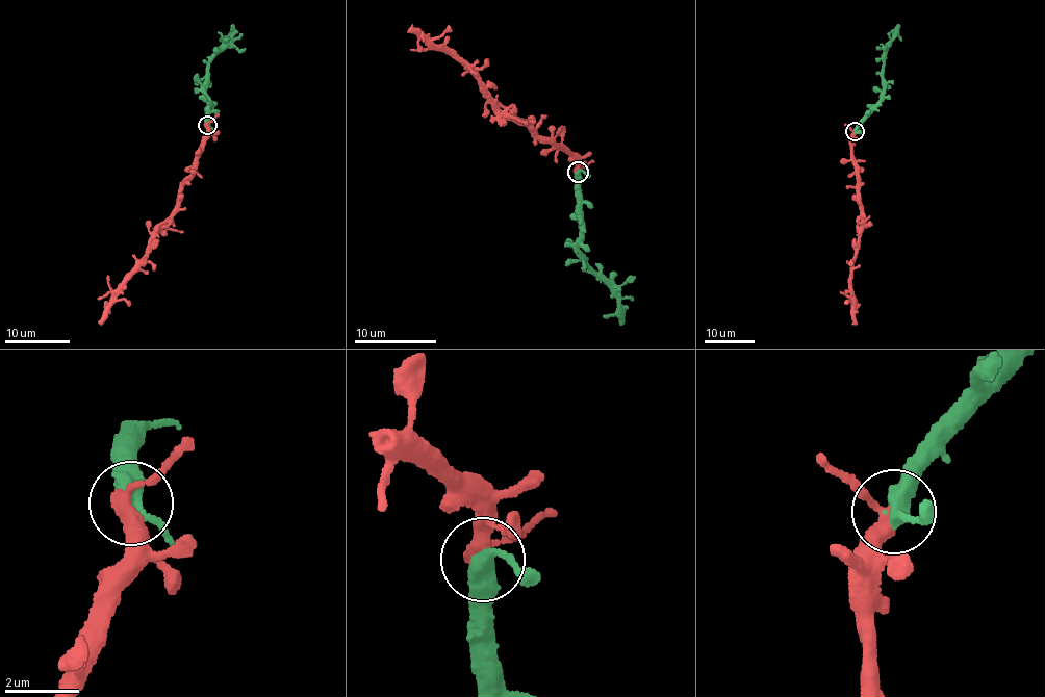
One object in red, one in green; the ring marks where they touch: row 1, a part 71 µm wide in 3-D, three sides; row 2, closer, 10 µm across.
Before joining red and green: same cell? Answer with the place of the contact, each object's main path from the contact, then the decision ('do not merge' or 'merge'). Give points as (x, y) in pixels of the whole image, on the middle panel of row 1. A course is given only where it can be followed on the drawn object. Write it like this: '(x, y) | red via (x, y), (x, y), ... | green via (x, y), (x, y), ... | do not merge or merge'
(578, 172) | red via (578, 171), (576, 156), (554, 138), (535, 132), (527, 121), (496, 106), (479, 74), (419, 29), (410, 29) | green via (578, 171), (582, 229), (577, 248), (589, 269), (601, 278), (617, 298), (622, 324) | merge

